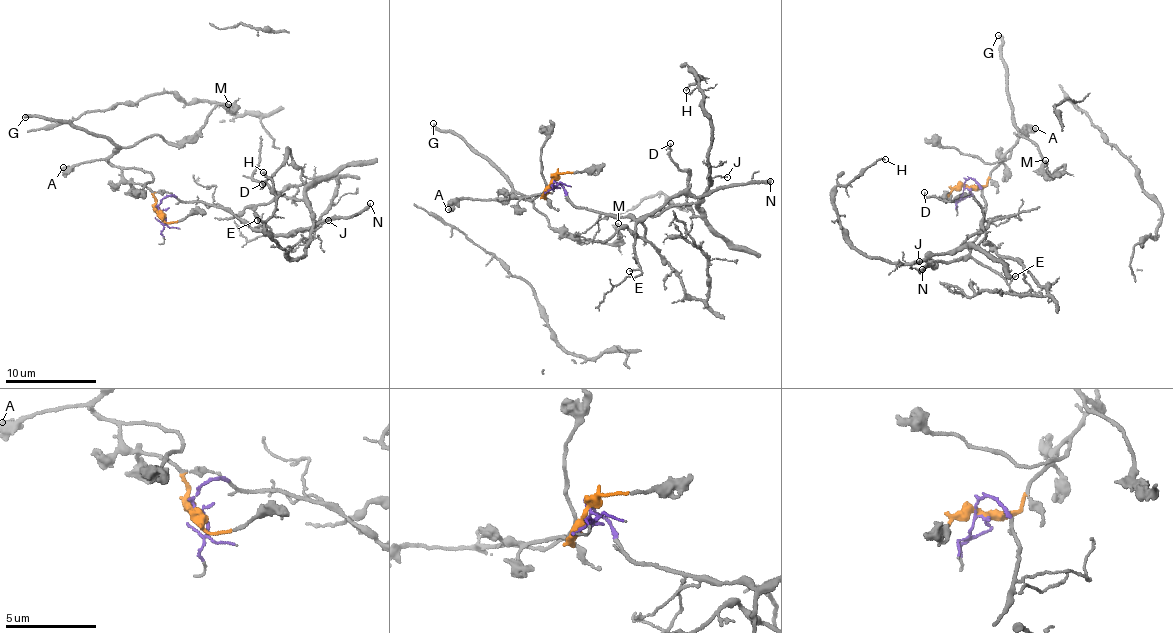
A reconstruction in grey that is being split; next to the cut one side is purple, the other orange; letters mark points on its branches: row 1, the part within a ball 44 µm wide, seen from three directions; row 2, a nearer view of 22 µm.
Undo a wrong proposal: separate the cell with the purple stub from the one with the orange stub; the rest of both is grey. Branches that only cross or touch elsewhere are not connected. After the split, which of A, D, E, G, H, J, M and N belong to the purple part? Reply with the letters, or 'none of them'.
D, E, H, J, N

